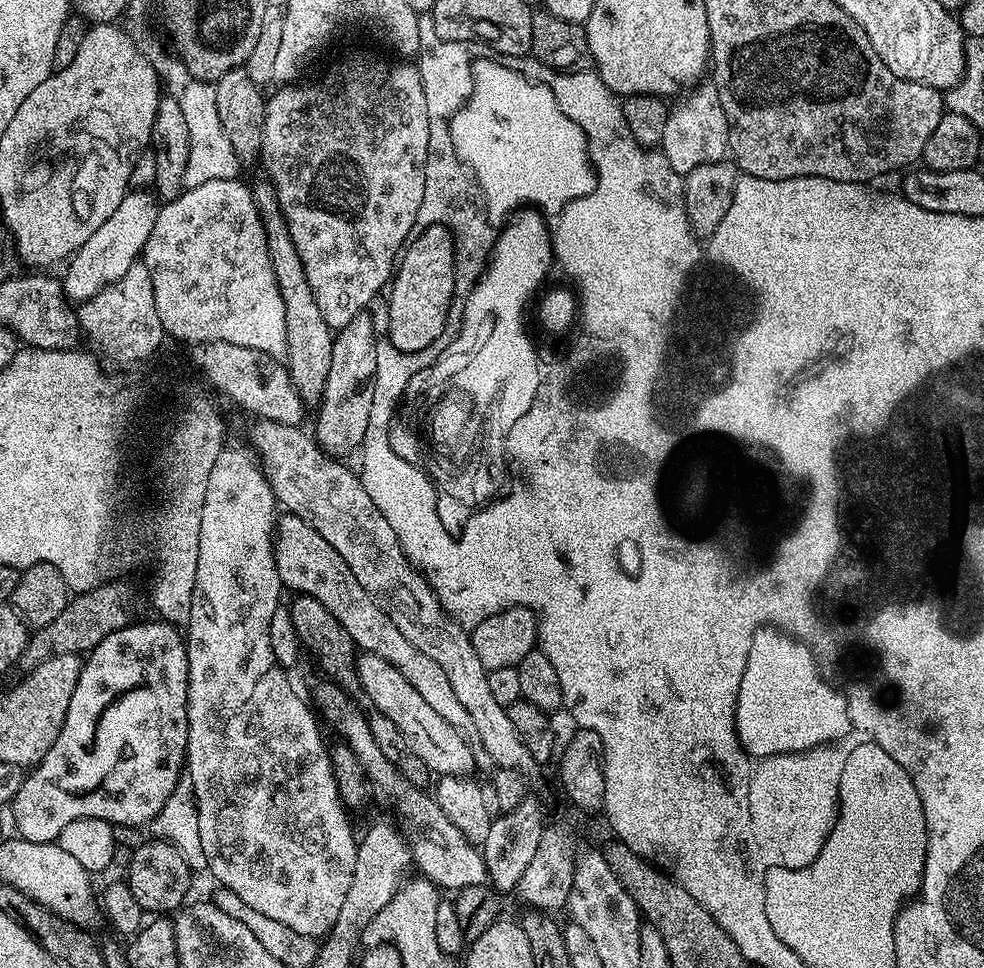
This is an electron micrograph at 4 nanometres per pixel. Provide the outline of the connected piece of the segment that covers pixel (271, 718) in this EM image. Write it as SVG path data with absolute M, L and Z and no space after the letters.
M226 446L220 451L218 454L218 462L214 466L214 470L210 470L210 478L206 482L206 494L202 498L202 522L198 530L198 566L196 567L196 576L192 580L192 605L190 606L190 618L186 625L186 647L188 650L188 751L186 753L186 779L192 784L193 794L196 796L199 837L202 842L202 851L206 854L206 862L208 863L207 871L209 873L212 872L213 878L216 879L222 887L229 888L229 890L241 900L239 903L243 905L243 907L249 908L250 910L258 910L259 913L266 914L267 917L274 918L275 921L282 922L283 925L288 926L292 930L296 930L300 935L323 938L327 936L328 931L334 926L334 922L342 910L342 902L346 902L346 890L350 890L350 878L354 878L354 858L356 857L358 836L357 833L352 833L352 824L348 821L348 816L350 816L349 809L345 808L343 802L340 801L340 791L336 785L334 770L332 769L332 758L329 749L327 747L324 749L324 740L320 737L321 725L318 723L317 713L313 711L310 704L310 709L308 709L307 702L292 689L292 684L288 681L289 673L275 660L274 652L271 650L270 622L274 615L275 608L282 604L282 598L280 598L282 585L278 578L278 570L276 569L274 554L272 553L274 529L278 523L278 505L272 493L272 487L270 486L267 475L258 467L257 453L253 451L251 447L248 448L232 448L232 446Z

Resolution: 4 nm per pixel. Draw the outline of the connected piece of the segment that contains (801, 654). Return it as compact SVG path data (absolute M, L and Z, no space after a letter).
M760 632L740 692L740 726L744 742L754 752L804 748L844 732L846 710L842 698L820 682L810 664L810 656L802 646L796 646L774 632Z

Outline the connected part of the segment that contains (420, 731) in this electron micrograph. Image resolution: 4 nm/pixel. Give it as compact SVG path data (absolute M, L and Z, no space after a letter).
M361 655L356 661L356 669L362 682L362 693L368 696L367 703L386 714L386 718L390 718L390 722L402 730L410 750L414 750L414 754L426 762L429 773L437 777L468 776L477 771L472 747L464 741L462 734L458 734L458 730L454 730L446 718L434 714L434 709L421 698L418 690L414 690L414 686L410 686L410 682L406 682L398 669L386 662L386 658Z

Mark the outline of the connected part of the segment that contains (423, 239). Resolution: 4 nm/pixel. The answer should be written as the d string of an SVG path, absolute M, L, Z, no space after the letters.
M435 224L429 228L421 228L414 239L403 249L394 275L387 289L388 296L388 340L397 352L413 354L427 353L432 343L444 332L448 324L448 311L452 308L452 295L458 292L458 273L456 271L457 253L454 252L454 236L446 226Z

